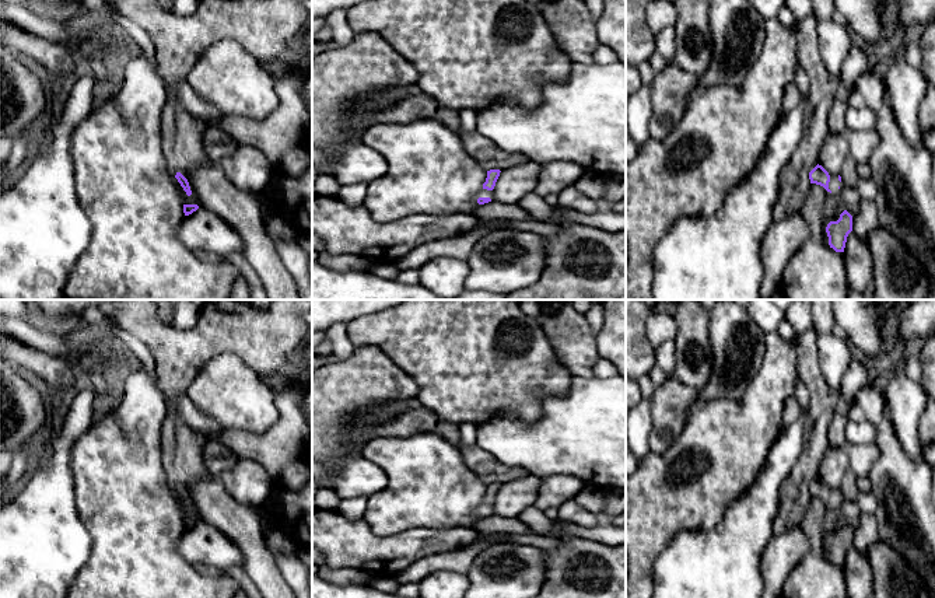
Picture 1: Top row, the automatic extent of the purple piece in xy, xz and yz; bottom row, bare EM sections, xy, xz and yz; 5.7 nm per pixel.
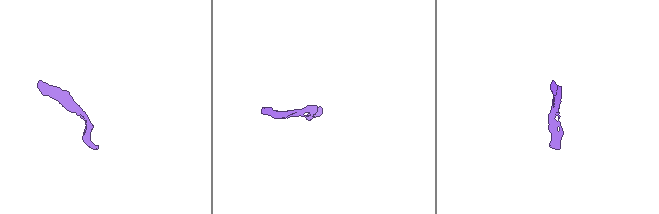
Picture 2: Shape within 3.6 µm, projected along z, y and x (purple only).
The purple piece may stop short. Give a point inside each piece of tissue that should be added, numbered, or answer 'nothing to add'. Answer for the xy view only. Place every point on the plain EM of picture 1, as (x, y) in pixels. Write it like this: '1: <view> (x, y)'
1: xy (263, 339)

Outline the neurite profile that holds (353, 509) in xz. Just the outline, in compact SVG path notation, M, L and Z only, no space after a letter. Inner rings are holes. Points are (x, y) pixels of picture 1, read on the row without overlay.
M367 497L343 499L337 511L349 520L364 518Z

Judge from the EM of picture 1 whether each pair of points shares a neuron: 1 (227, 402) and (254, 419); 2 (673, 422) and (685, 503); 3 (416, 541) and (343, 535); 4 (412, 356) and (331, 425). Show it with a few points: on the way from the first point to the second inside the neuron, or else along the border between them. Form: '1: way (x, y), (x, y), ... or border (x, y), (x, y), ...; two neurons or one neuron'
1: way (234, 402), (247, 412); one neuron
2: border (689, 406), (679, 436), (664, 451), (651, 453); two neurons
3: way (398, 545), (361, 545); one neuron
4: border (374, 346), (385, 352), (415, 381), (417, 395); two neurons

